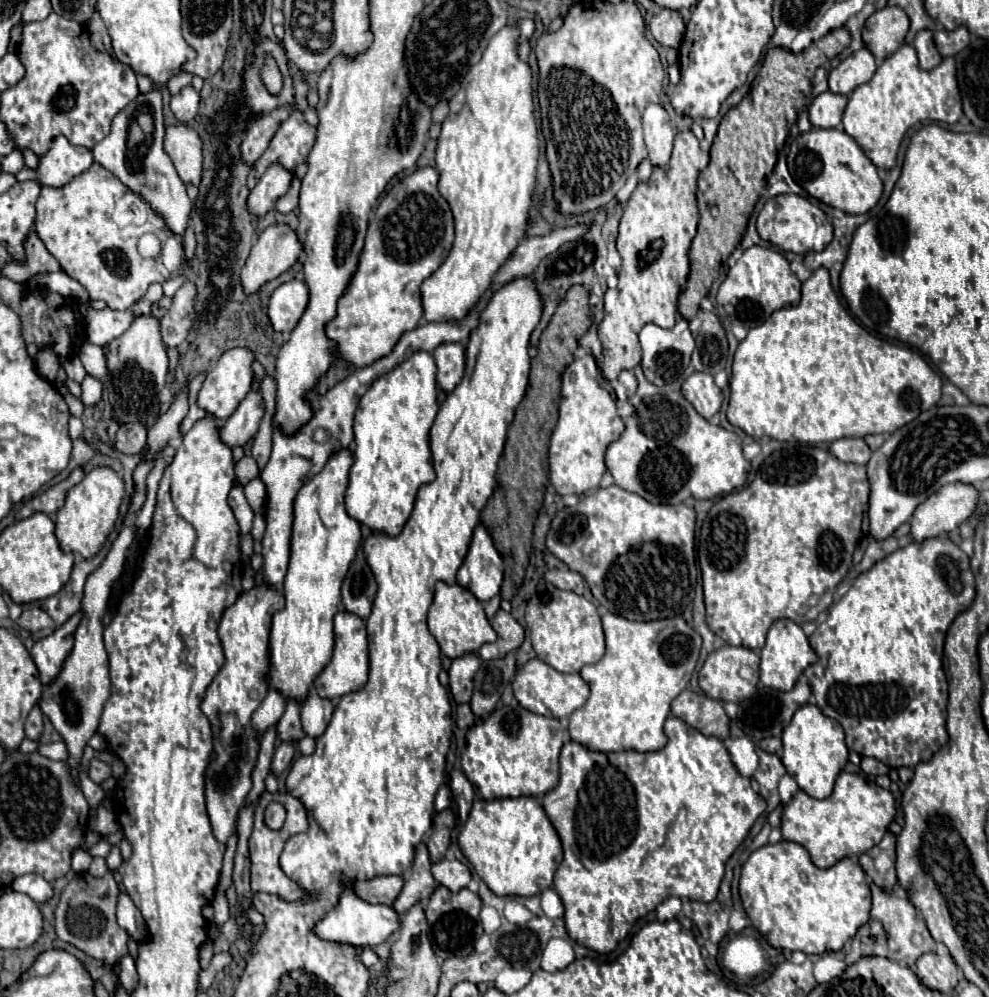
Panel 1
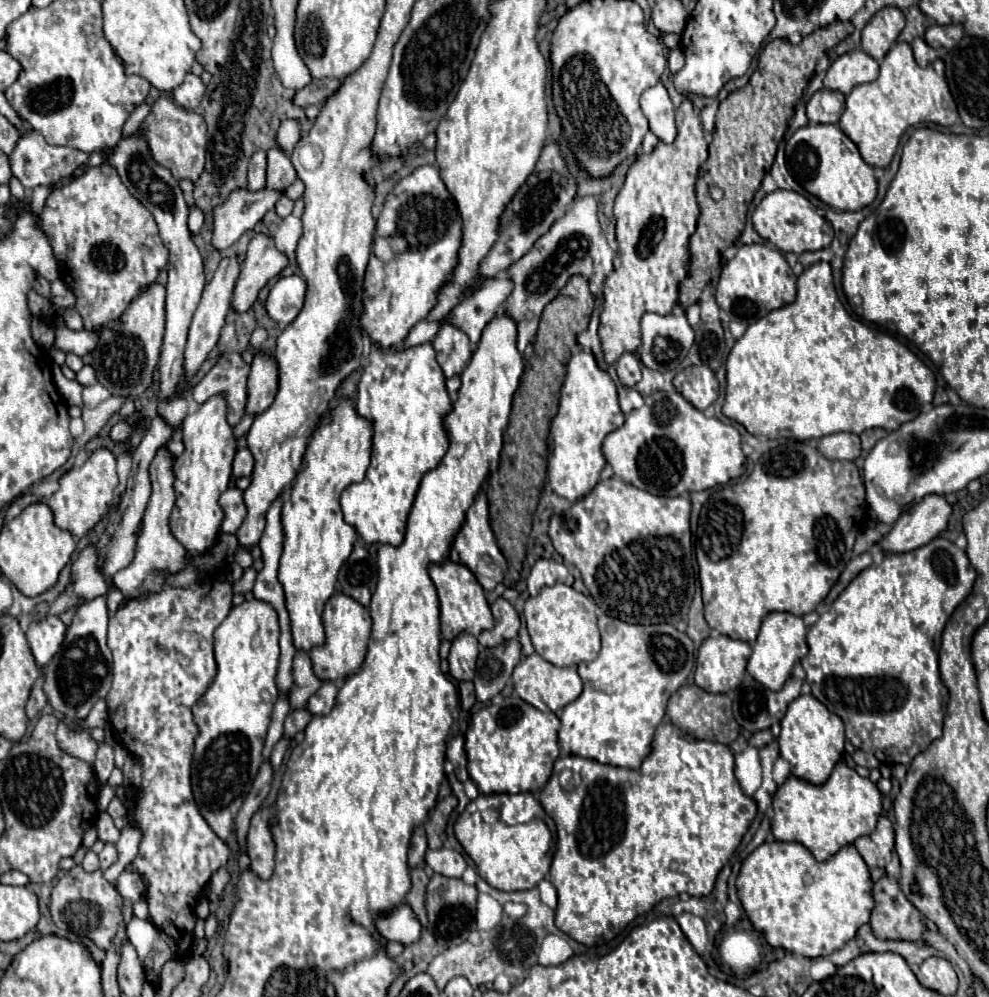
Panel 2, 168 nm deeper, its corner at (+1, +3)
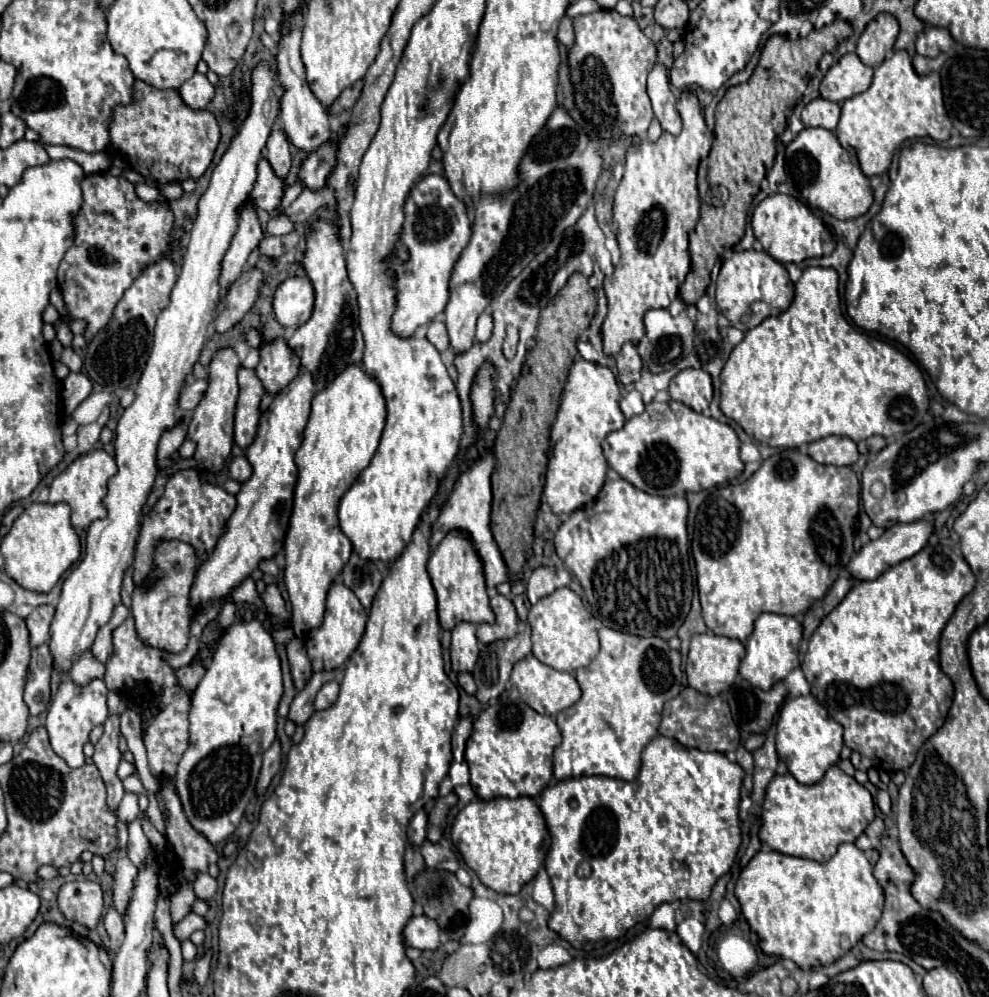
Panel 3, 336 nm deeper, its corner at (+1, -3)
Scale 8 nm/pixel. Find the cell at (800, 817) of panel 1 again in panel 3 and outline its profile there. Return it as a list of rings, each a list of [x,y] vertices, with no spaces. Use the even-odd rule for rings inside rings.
[[[831,766],[819,784],[799,784],[791,774],[775,776],[763,802],[763,826],[759,838],[773,850],[789,856],[827,862],[837,846],[855,842],[875,818],[875,802],[871,792],[839,766]]]

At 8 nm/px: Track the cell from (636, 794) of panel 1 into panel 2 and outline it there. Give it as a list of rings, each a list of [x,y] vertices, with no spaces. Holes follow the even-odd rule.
[[[663,722],[663,724],[657,726],[655,738],[651,742],[651,752],[643,760],[641,770],[607,766],[607,764],[599,764],[595,760],[587,760],[587,758],[579,758],[579,756],[561,756],[555,762],[553,774],[551,774],[549,782],[545,784],[545,788],[541,790],[541,796],[539,796],[541,806],[545,808],[545,812],[553,818],[553,822],[557,826],[557,850],[555,850],[555,856],[553,856],[553,862],[551,862],[551,872],[549,872],[549,880],[555,886],[557,896],[559,896],[559,904],[555,908],[555,926],[559,930],[563,930],[565,934],[569,934],[573,940],[577,940],[577,942],[581,942],[585,946],[593,946],[603,936],[603,932],[611,930],[611,932],[619,934],[635,916],[649,912],[663,898],[675,898],[675,896],[679,896],[683,892],[687,892],[691,896],[707,896],[715,886],[715,878],[717,878],[719,870],[725,866],[725,862],[733,856],[733,852],[741,844],[741,838],[747,832],[747,828],[749,828],[749,824],[751,824],[751,820],[753,820],[753,816],[757,812],[755,800],[741,792],[733,770],[735,770],[735,762],[733,762],[733,754],[729,750],[729,746],[719,744],[719,742],[687,738],[671,722]],[[565,768],[569,768],[573,772],[579,772],[581,778],[583,778],[581,786],[575,788],[573,792],[565,792],[557,782],[559,772],[565,770]]]

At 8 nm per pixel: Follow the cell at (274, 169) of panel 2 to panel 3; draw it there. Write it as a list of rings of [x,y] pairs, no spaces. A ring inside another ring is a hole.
[[[275,128],[267,140],[267,160],[279,178],[285,178],[291,168],[291,152],[287,136],[281,128]]]

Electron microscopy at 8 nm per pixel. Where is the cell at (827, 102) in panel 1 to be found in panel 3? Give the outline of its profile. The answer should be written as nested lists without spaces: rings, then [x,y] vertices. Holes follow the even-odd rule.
[[[815,98],[805,106],[801,120],[805,126],[821,126],[827,130],[835,130],[839,116],[841,116],[841,106],[837,102]]]

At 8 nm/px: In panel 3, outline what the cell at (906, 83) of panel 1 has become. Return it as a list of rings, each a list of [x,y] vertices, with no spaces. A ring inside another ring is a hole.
[[[893,50],[881,66],[877,66],[873,84],[867,92],[849,98],[841,108],[841,120],[837,124],[837,138],[843,148],[853,148],[861,172],[865,176],[875,176],[887,172],[891,166],[893,152],[907,138],[923,138],[929,136],[933,140],[949,140],[951,120],[947,116],[941,92],[939,72],[931,72],[927,76],[919,76],[913,70],[911,58],[905,50]]]

